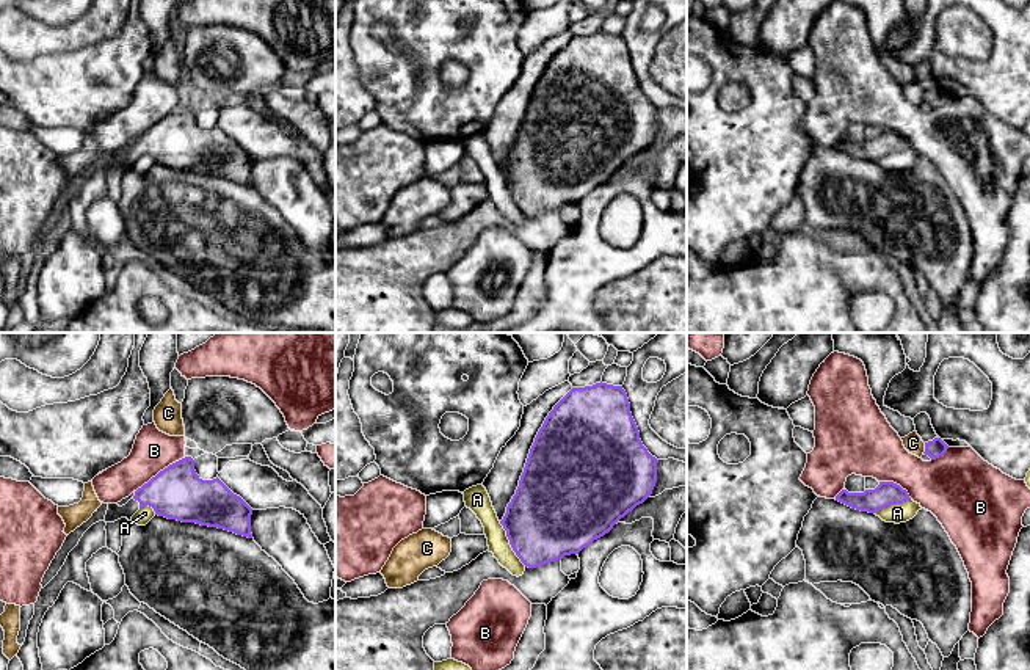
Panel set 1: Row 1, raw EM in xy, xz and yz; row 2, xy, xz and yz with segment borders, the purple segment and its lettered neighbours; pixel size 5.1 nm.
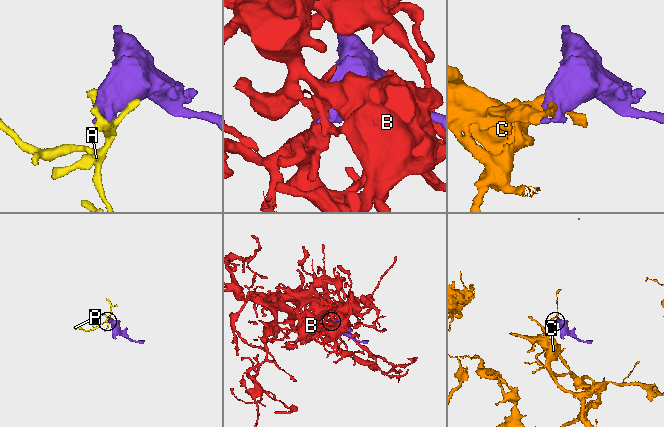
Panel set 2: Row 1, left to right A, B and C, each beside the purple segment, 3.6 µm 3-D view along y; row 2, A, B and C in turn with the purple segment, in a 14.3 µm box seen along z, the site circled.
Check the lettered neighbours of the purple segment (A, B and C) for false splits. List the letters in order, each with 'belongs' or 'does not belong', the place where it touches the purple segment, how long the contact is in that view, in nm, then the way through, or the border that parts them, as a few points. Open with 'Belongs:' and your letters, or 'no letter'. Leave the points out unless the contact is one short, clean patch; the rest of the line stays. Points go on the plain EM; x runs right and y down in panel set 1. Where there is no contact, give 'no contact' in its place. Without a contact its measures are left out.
Belongs: no letter
A: does not belong | xz (510, 192) | 280 nm
B: does not belong | xy (160, 120) | 320 nm
C: does not belong | yz (925, 96) | 60 nm | along yz (925, 91), (922, 101)

